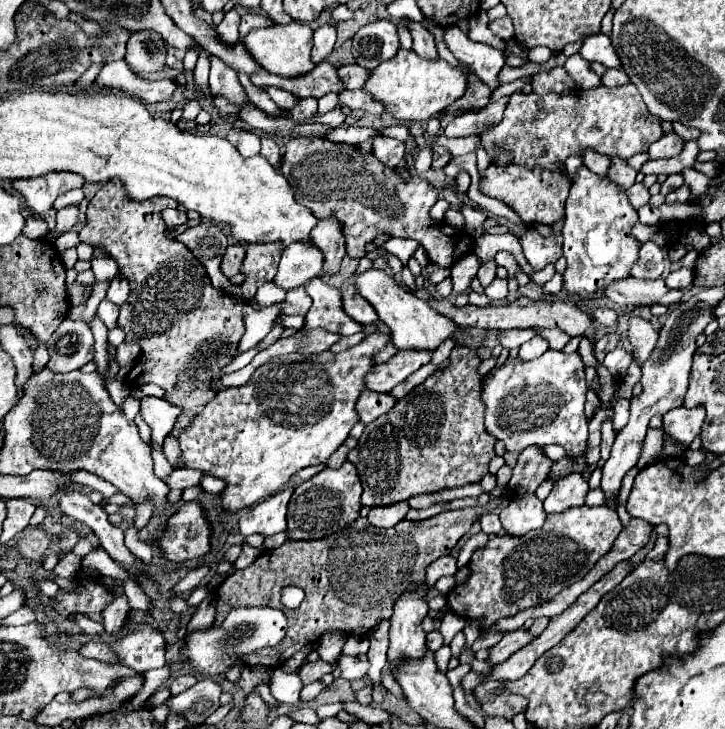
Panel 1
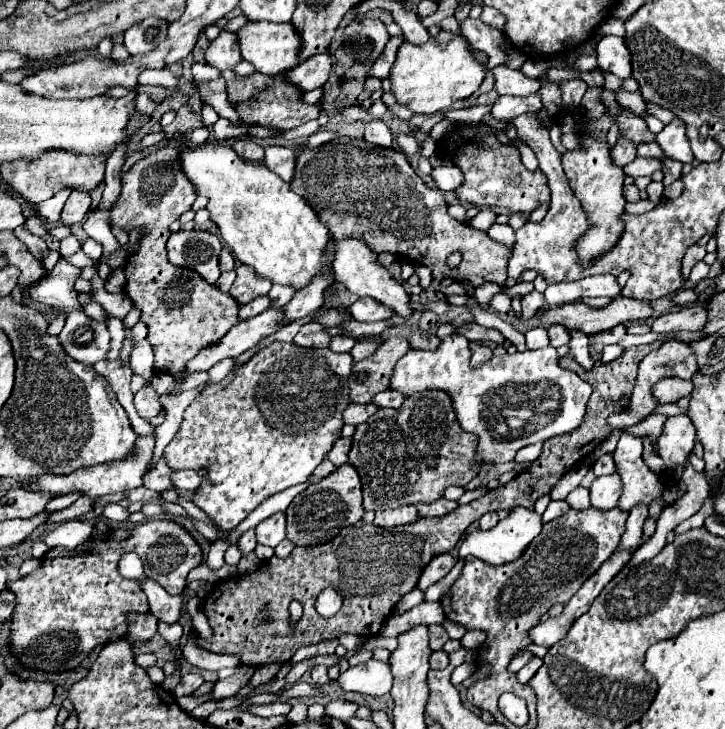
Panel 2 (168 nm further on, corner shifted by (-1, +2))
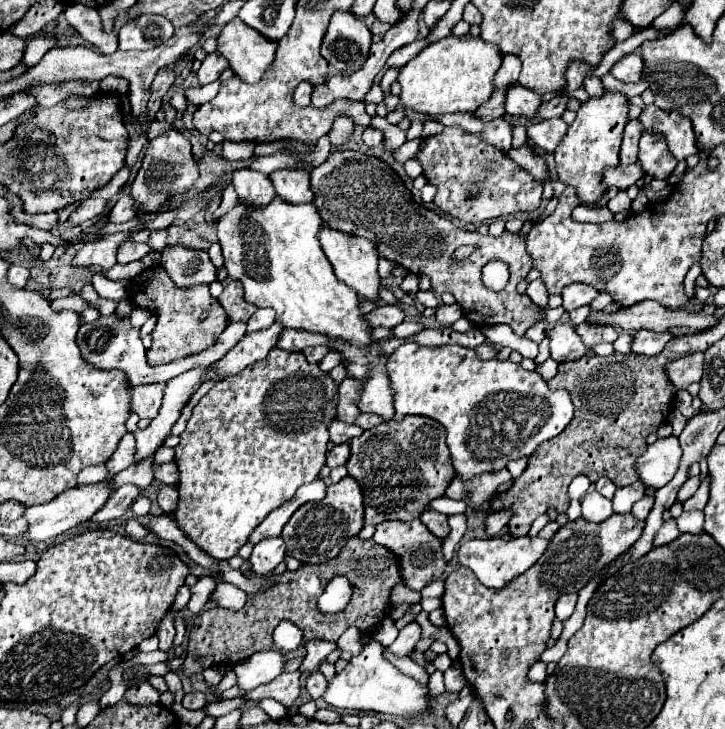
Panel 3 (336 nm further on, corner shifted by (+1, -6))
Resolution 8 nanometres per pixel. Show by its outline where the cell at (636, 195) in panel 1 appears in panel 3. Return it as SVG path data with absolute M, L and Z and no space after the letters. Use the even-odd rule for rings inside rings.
M618 191L618 195L614 195L610 201L608 201L608 209L612 213L618 213L618 211L626 211L630 207L630 199L626 195L626 191Z

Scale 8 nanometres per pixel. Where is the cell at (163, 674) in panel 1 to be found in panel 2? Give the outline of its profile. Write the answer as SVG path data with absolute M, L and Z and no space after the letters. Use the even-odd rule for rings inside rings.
M160 621L160 623L158 623L157 631L171 646L177 645L183 634L183 628L180 627L178 622L171 625Z

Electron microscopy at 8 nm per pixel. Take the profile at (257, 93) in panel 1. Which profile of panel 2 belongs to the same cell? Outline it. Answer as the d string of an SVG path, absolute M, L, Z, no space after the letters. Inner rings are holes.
M220 31L220 35L212 41L212 45L206 51L206 63L218 67L220 71L234 69L242 61L240 47L236 43L236 33L232 31Z

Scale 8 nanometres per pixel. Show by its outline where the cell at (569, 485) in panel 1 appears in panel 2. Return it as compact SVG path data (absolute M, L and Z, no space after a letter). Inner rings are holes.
M550 501L548 509L546 509L546 511L544 511L544 515L542 515L542 521L544 521L544 523L548 523L548 521L552 521L552 519L556 519L556 517L564 515L566 511L570 511L570 505L568 505L566 501Z

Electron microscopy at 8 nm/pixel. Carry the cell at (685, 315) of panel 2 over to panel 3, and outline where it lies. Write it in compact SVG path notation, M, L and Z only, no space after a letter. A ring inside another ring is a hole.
M636 331L634 339L632 339L632 353L654 357L654 355L658 355L664 349L664 345L668 343L670 337L672 337L670 331L664 331L664 333Z

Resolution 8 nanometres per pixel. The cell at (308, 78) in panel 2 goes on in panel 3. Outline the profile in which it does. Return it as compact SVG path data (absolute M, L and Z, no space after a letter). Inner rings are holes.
M300 83L294 91L294 103L298 107L306 107L306 105L310 105L310 95L312 95L312 85L310 83Z

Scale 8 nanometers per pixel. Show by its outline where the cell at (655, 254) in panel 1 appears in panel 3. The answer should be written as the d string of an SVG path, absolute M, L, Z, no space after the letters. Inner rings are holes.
M600 293L592 303L590 303L590 311L612 311L616 309L616 305L612 303L612 295L606 295L606 293Z

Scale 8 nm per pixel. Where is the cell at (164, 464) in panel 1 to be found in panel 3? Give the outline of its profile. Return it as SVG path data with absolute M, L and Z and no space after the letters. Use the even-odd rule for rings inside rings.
M126 433L121 439L112 457L106 463L106 467L112 475L119 473L134 463L136 452L136 440L132 433Z

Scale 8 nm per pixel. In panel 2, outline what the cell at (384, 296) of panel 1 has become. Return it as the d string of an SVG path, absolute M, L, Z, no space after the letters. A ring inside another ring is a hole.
M342 239L336 241L336 255L334 255L334 263L332 263L336 281L344 283L346 289L358 297L372 297L378 303L384 303L386 307L390 307L394 311L394 315L398 317L410 317L414 313L414 309L410 307L410 295L406 293L406 289L388 273L386 267L382 267L376 259L376 253L372 253L368 249L368 245L362 239Z

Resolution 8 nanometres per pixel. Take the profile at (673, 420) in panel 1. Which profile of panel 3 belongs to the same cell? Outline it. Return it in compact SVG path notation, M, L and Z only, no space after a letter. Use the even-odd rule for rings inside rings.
M676 437L658 439L656 443L648 445L646 451L636 459L638 479L644 483L646 489L664 487L676 475L680 457L682 449L678 447Z

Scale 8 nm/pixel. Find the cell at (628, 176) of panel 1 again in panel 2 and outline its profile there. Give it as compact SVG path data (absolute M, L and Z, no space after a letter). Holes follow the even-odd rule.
M620 139L614 149L612 149L612 161L616 167L626 167L628 163L632 163L632 159L636 159L636 145L626 141L626 139Z

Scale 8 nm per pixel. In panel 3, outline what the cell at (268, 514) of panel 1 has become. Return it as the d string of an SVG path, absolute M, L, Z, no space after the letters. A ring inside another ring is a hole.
M268 537L268 539L262 539L254 551L252 551L252 557L248 559L250 567L248 571L252 575L270 575L278 563L284 561L284 555L286 555L286 545L280 537Z

